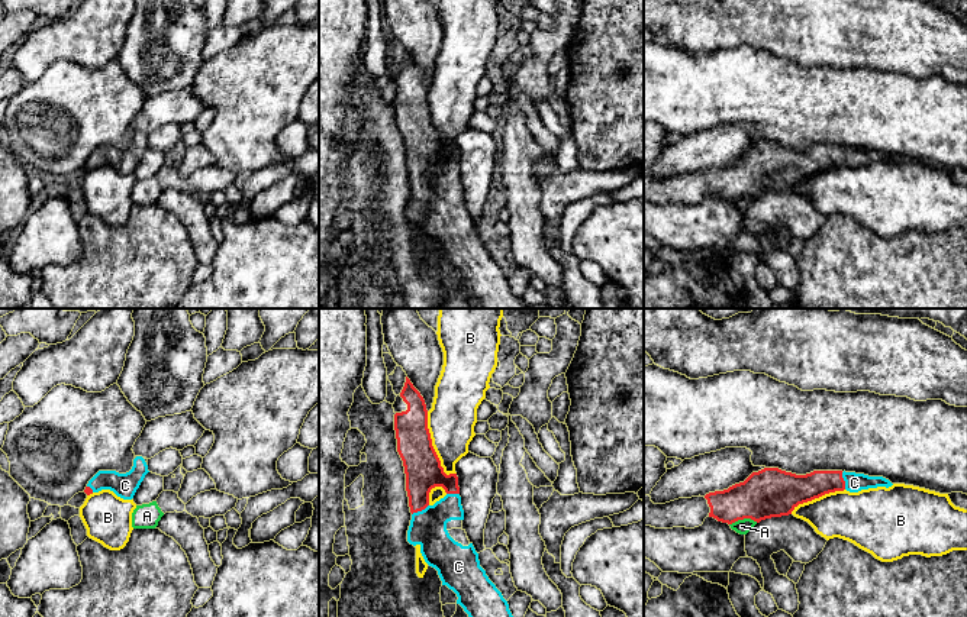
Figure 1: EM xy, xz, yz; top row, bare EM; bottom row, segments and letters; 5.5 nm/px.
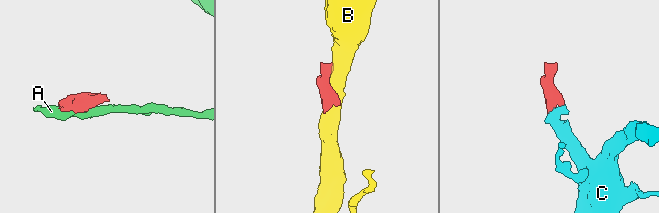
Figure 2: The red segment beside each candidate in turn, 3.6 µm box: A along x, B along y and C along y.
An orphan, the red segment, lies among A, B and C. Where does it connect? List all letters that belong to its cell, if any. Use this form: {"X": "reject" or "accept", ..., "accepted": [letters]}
{"A": "reject", "B": "reject", "C": "accept", "accepted": ["C"]}

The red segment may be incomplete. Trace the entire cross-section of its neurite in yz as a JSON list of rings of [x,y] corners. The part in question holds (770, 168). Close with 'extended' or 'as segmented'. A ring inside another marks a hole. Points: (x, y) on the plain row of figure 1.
[[[764,143],[752,148],[744,158],[705,172],[654,180],[649,171],[644,171],[644,201],[694,204],[702,201],[706,193],[728,200],[744,194],[760,198],[765,194],[789,191],[799,180],[829,168],[844,165],[858,168],[892,161],[883,152],[845,146],[813,146],[796,151],[779,143]]]; extended

